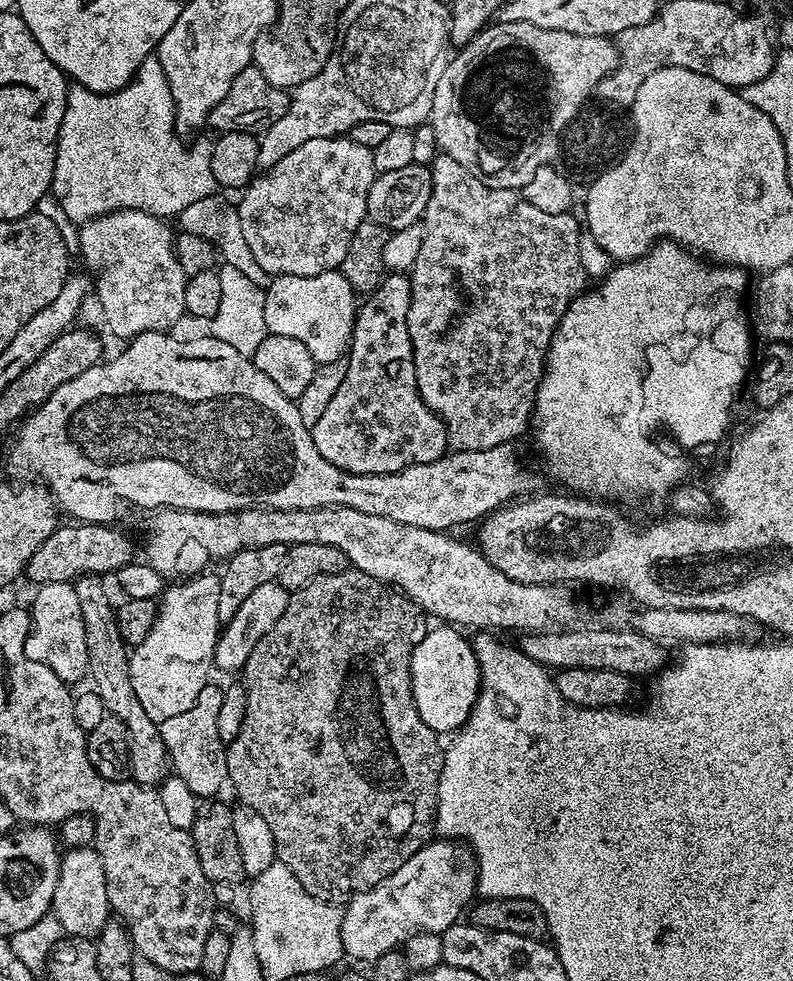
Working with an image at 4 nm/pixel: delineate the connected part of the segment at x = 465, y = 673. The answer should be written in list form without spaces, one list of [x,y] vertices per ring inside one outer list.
[[[436,626],[423,633],[416,641],[412,657],[410,658],[410,678],[412,679],[412,693],[414,706],[418,706],[418,714],[422,714],[422,722],[430,726],[438,734],[455,733],[470,718],[472,707],[476,704],[476,696],[480,692],[480,667],[478,658],[472,649],[472,640],[464,637],[459,627]]]

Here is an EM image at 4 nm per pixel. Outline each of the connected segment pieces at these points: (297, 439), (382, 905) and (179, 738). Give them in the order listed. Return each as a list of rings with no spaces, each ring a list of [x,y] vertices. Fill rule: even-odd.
[[[143,332],[140,336],[131,337],[127,341],[128,349],[125,352],[117,354],[113,360],[105,359],[103,362],[94,365],[90,370],[86,370],[82,374],[78,374],[78,378],[70,378],[70,382],[62,382],[62,386],[58,386],[58,390],[54,390],[54,394],[50,394],[50,398],[46,398],[46,402],[42,402],[39,408],[35,409],[19,425],[20,437],[13,442],[8,448],[8,472],[12,476],[37,476],[37,481],[43,482],[50,489],[53,496],[56,498],[57,505],[61,509],[64,508],[69,512],[71,519],[76,522],[83,522],[86,524],[106,524],[111,525],[112,520],[120,512],[120,500],[125,500],[128,504],[133,504],[136,508],[152,508],[151,510],[159,510],[162,508],[177,508],[178,510],[186,510],[187,512],[238,512],[241,508],[281,508],[283,512],[286,510],[310,510],[311,508],[353,508],[354,510],[362,510],[362,514],[378,514],[378,518],[394,518],[394,522],[402,522],[406,526],[418,526],[419,528],[425,528],[426,530],[434,530],[435,532],[448,532],[449,530],[456,530],[459,524],[468,524],[471,520],[475,522],[483,521],[484,517],[490,512],[496,511],[497,508],[507,505],[509,502],[515,501],[517,498],[527,497],[529,494],[535,493],[536,488],[536,476],[527,468],[526,465],[520,461],[520,456],[516,453],[517,445],[511,444],[499,444],[494,446],[490,450],[470,450],[469,452],[458,452],[455,450],[449,451],[447,454],[438,457],[434,462],[426,462],[425,464],[415,464],[409,468],[403,468],[401,472],[391,472],[390,474],[366,474],[365,476],[359,476],[353,472],[344,472],[338,466],[334,466],[330,462],[326,462],[326,458],[322,458],[322,454],[318,454],[318,446],[314,446],[314,438],[310,429],[308,429],[302,422],[302,414],[298,414],[296,409],[296,401],[289,398],[286,394],[282,394],[282,390],[278,390],[278,386],[274,386],[274,382],[270,382],[270,378],[266,378],[266,374],[262,374],[262,370],[258,370],[258,366],[254,366],[251,359],[242,354],[238,354],[238,350],[234,350],[234,346],[230,346],[226,342],[222,342],[217,336],[211,334],[205,334],[200,336],[197,340],[175,340],[174,337],[168,336],[172,334],[165,334],[164,332]]]
[[[436,838],[419,848],[394,874],[390,874],[378,886],[368,892],[360,892],[348,901],[343,909],[342,946],[344,956],[352,960],[371,962],[382,958],[382,954],[397,951],[417,933],[441,933],[457,923],[464,907],[478,892],[478,861],[472,855],[471,848],[448,838]]]
[[[209,682],[190,710],[159,721],[171,771],[196,796],[212,796],[223,784],[225,787],[229,783],[228,749],[218,734],[218,714],[221,713],[224,691],[223,687],[215,688],[215,683]]]

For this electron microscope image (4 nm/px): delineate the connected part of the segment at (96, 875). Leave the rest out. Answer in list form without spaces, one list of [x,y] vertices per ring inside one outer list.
[[[95,847],[69,848],[61,855],[58,886],[54,886],[50,912],[72,938],[95,938],[108,925],[110,909],[106,894],[106,870]]]

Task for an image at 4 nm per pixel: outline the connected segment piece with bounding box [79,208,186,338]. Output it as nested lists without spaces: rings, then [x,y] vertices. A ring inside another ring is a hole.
[[[123,208],[120,212],[108,212],[79,225],[80,252],[88,263],[87,271],[94,277],[94,296],[100,299],[100,308],[104,311],[109,330],[118,338],[128,338],[128,278],[153,278],[171,284],[185,281],[176,257],[174,232],[168,229],[168,224],[167,219],[151,216],[149,212]]]

